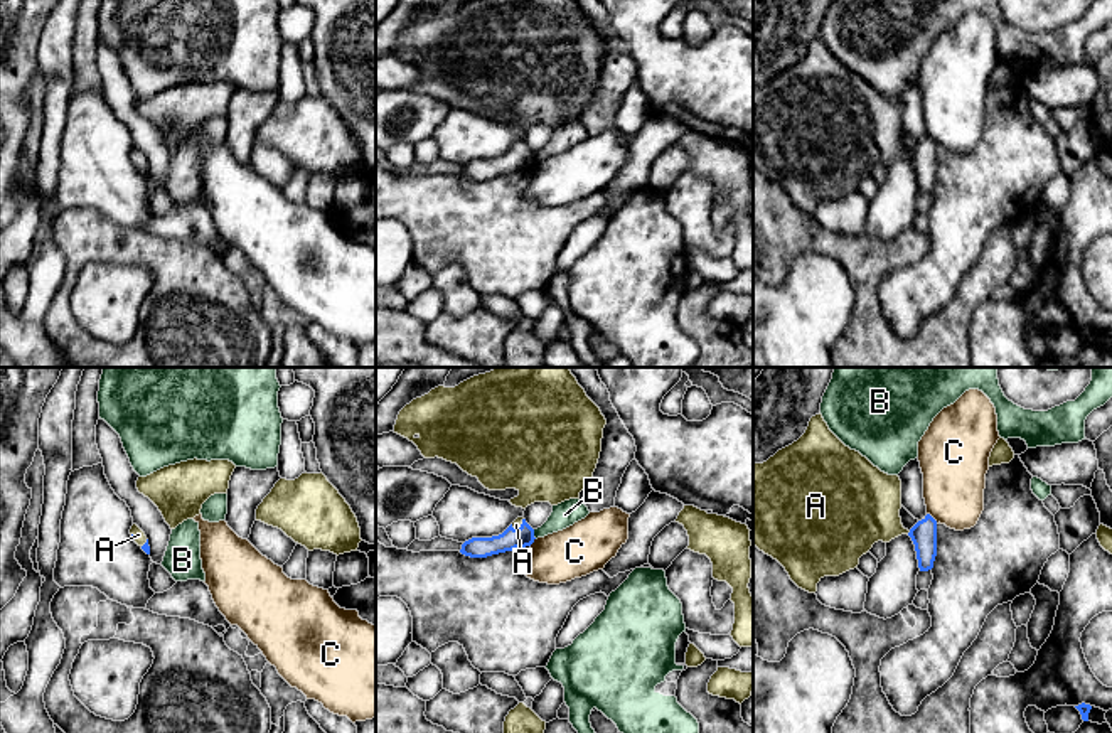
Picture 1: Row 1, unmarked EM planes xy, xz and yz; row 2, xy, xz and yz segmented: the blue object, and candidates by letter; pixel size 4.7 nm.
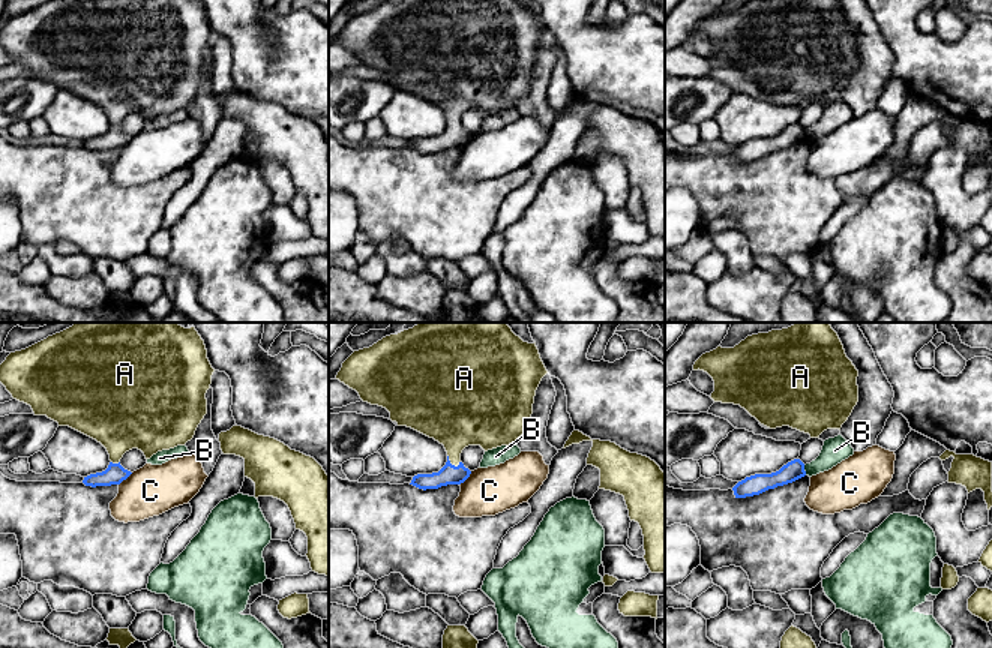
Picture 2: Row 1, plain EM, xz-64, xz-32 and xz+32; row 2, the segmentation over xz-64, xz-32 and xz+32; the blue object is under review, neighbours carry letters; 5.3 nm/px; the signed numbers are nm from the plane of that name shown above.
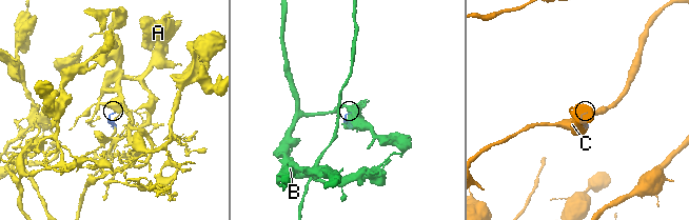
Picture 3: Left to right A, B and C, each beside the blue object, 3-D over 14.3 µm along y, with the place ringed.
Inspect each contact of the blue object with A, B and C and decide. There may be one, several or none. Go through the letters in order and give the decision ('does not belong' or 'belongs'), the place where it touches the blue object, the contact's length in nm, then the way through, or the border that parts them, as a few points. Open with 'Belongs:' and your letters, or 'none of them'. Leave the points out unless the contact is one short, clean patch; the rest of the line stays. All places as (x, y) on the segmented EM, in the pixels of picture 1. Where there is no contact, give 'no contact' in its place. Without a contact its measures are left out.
Belongs: A
A: belongs; meets blue in xz at (521, 526); contact 80 nm long; runs through xz (511, 538), (521, 526), (516, 524)
B: does not belong; meets blue in xz at (533, 535); contact 50 nm long; border along xz (533, 529), (536, 538)
C: does not belong; meets blue in yz at (932, 518); contact 80 nm long; border along yz (927, 513), (937, 523)

